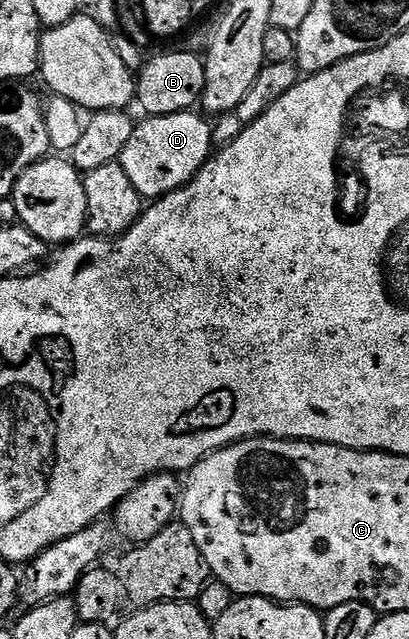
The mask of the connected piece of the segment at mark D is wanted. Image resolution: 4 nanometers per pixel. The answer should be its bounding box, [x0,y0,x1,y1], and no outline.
[119,111,214,199]

